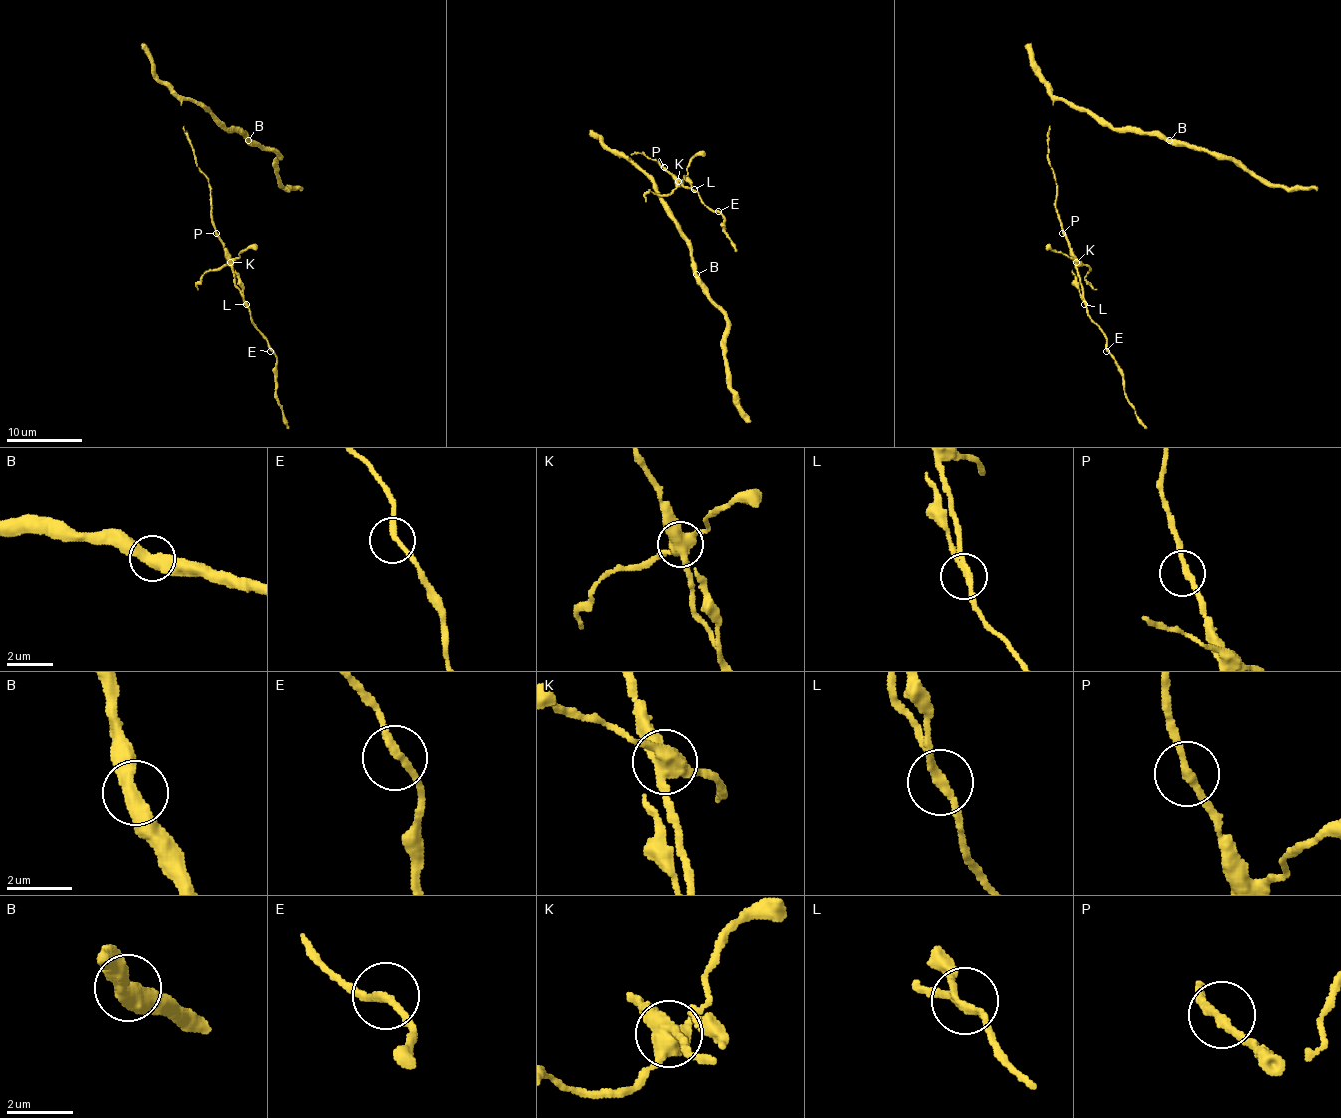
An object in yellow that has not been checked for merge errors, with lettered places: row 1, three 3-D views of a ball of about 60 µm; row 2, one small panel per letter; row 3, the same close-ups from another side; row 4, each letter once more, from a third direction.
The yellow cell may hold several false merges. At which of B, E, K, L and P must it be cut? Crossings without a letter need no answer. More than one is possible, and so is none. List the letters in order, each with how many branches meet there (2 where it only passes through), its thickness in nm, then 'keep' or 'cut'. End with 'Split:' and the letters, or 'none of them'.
B: branches 2; calibre 480 nm; keep
E: branches 2; calibre 240 nm; keep
K: branches 4; calibre 500 nm; cut
L: branches 2; calibre 240 nm; cut
P: branches 2; calibre 240 nm; keep
Split: K, L

